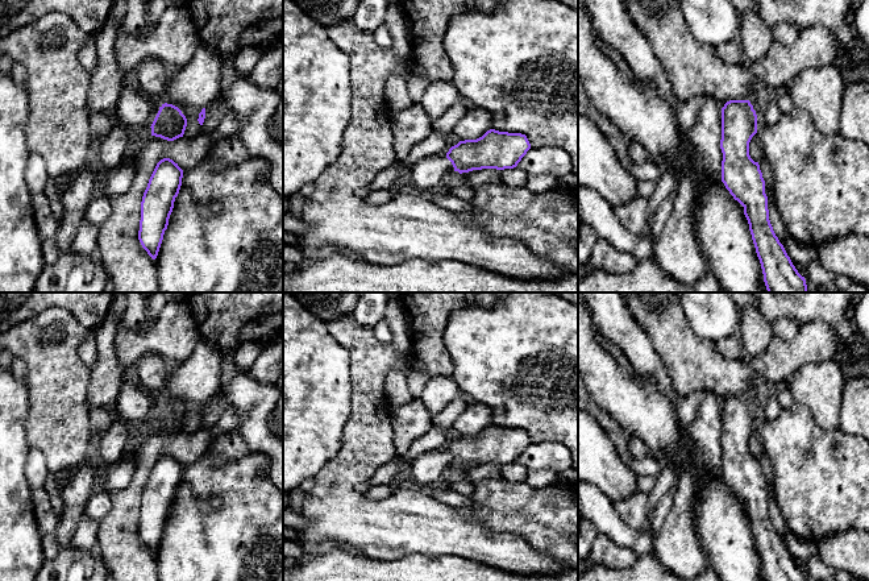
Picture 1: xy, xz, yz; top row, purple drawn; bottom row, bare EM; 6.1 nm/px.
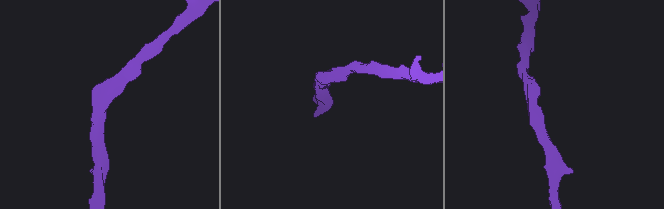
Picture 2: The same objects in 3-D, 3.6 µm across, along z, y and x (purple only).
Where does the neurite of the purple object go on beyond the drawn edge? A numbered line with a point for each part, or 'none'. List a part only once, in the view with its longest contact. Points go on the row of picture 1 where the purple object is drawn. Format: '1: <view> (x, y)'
1: xy (134, 110)

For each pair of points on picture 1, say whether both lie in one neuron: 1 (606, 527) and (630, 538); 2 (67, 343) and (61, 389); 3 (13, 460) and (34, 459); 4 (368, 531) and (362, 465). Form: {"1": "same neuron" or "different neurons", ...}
{"1": "same neuron", "2": "same neuron", "3": "different neurons", "4": "same neuron"}

